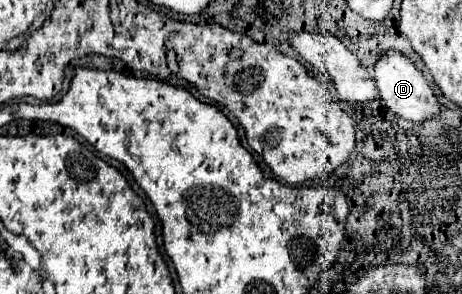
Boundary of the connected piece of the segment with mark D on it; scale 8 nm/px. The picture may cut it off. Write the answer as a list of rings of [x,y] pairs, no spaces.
[[[385,50],[379,54],[379,58],[371,64],[371,76],[377,84],[379,90],[379,98],[385,102],[385,106],[403,116],[405,120],[411,122],[423,122],[427,118],[433,118],[439,112],[439,102],[431,90],[431,86],[427,84],[425,76],[421,74],[421,70],[399,50]]]

